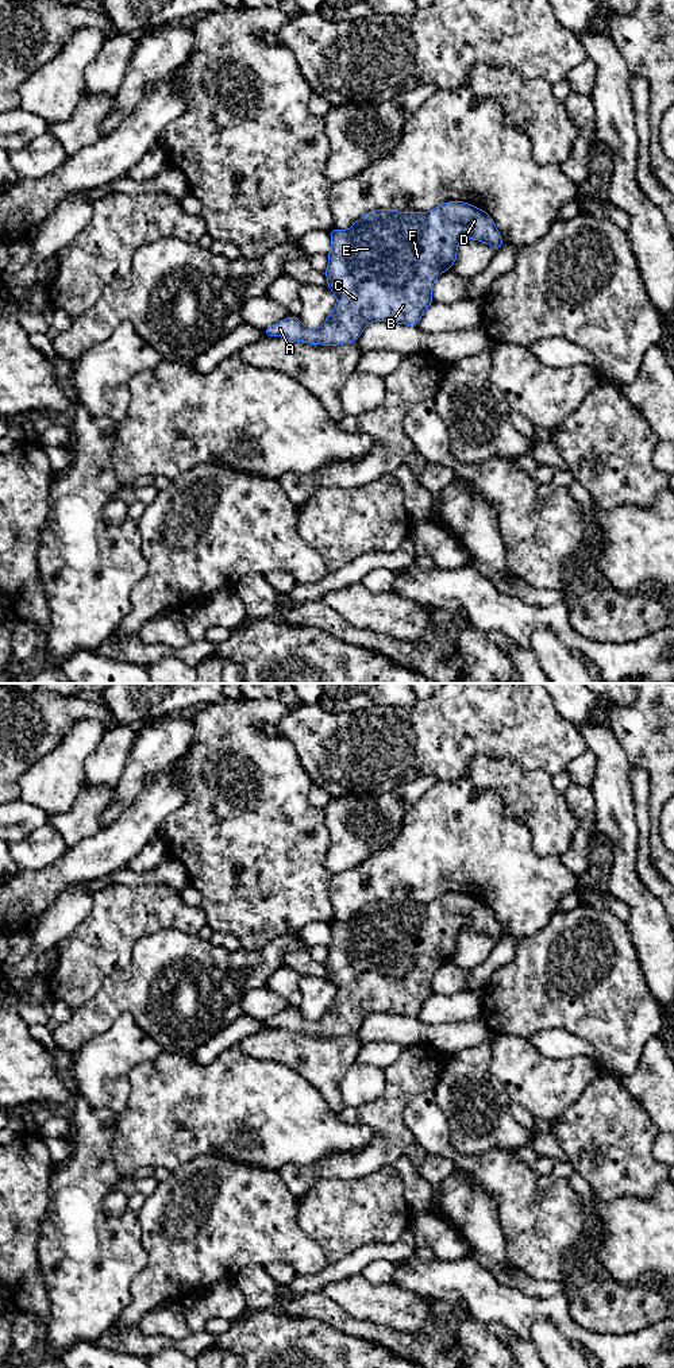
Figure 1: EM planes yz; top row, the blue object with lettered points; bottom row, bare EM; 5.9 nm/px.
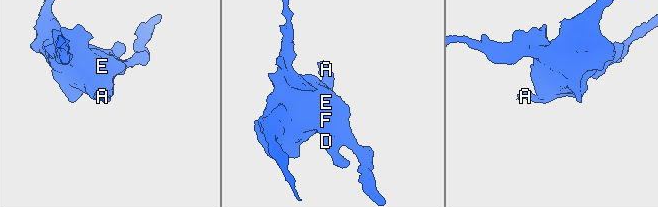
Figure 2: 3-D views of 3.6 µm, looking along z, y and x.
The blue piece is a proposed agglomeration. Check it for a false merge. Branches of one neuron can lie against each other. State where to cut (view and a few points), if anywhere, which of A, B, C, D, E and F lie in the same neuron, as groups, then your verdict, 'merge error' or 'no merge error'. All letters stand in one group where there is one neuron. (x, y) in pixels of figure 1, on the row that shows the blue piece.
no cut; A B C D E F; no merge error

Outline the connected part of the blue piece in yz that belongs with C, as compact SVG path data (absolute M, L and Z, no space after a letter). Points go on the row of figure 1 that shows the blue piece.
M446 201L428 212L397 212L393 209L375 209L358 219L348 230L330 230L331 250L324 271L327 288L336 296L336 305L317 330L308 330L299 316L289 316L263 328L265 336L281 336L293 342L308 344L340 346L361 338L365 327L373 321L388 321L404 325L419 325L423 312L432 305L432 286L436 278L452 269L457 261L458 244L462 238L488 243L493 250L500 250L504 240L492 216L466 201Z

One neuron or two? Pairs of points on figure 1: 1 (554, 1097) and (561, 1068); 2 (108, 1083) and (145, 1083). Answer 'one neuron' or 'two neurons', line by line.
1: one neuron
2: two neurons

